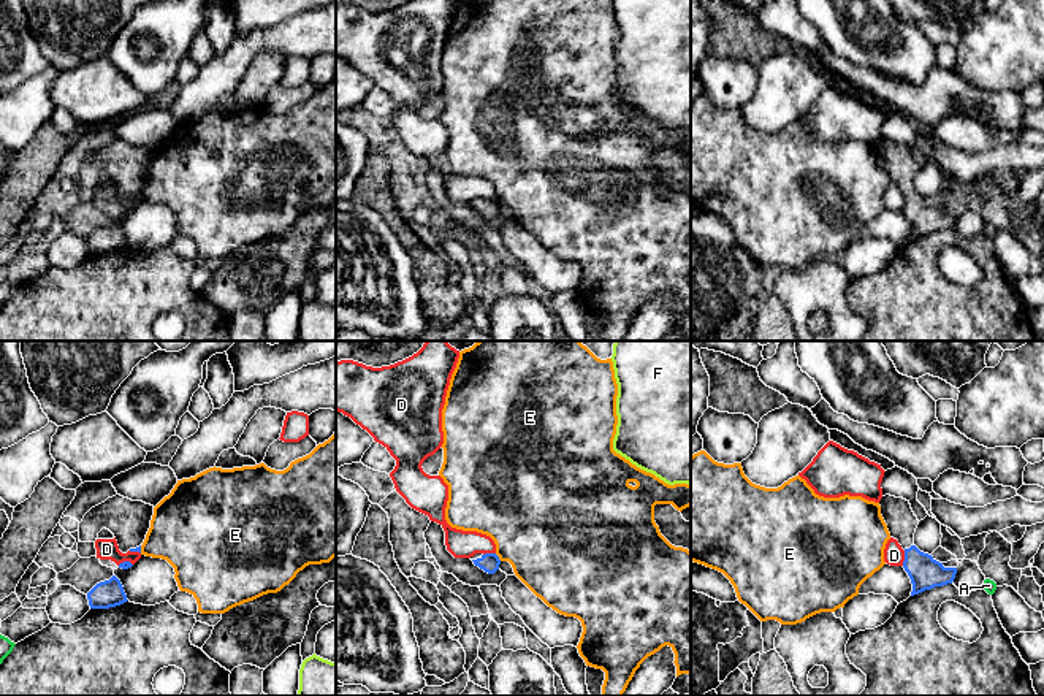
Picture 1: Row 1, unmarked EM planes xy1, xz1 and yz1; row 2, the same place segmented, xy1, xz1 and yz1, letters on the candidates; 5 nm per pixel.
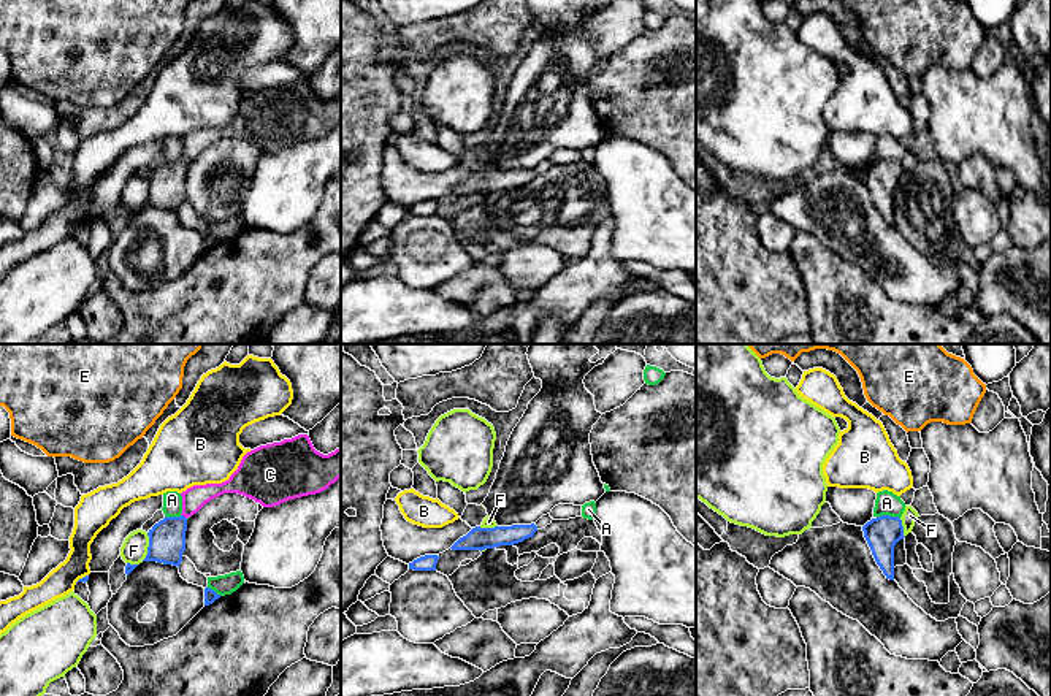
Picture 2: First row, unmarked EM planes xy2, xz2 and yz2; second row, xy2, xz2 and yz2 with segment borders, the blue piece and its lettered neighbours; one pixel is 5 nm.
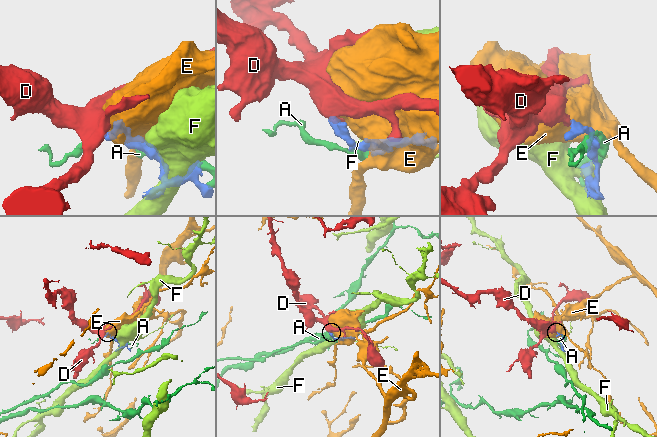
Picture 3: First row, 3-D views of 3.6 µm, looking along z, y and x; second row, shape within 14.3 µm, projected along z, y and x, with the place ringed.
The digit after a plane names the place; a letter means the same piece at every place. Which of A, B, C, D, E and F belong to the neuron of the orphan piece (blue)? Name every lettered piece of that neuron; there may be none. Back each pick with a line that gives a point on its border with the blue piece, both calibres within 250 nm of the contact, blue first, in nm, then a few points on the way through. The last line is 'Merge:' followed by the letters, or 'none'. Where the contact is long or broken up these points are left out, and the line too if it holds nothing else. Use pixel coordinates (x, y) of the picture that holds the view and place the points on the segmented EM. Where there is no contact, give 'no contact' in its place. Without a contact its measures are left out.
C: meets blue in xy2 at (184, 517); 190 nm thick on the blue side, 120 nm on the other; runs through xy2 (167, 539), (184, 517), (194, 498)
Merge: C

